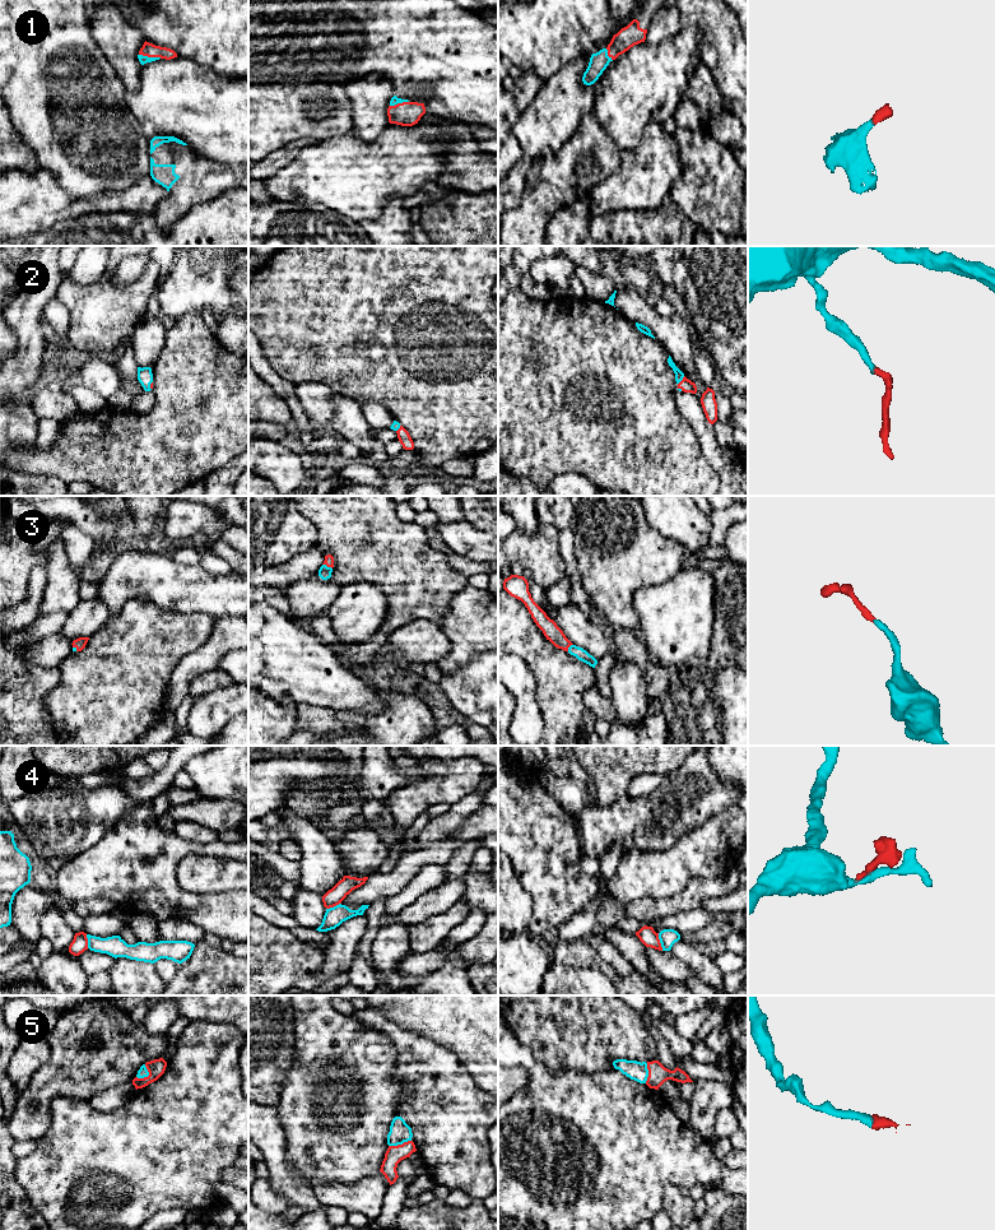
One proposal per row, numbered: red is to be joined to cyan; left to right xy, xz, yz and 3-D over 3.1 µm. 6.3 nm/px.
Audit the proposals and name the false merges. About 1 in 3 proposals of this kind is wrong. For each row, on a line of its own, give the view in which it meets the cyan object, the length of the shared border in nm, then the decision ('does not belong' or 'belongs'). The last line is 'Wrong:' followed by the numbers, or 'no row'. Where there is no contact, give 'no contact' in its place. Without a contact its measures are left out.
1: xy | 150 nm | belongs
2: yz | 70 nm | belongs
3: xz | 70 nm | belongs
4: yz | 120 nm | does not belong
5: xy | 110 nm | belongs
Wrong: 4

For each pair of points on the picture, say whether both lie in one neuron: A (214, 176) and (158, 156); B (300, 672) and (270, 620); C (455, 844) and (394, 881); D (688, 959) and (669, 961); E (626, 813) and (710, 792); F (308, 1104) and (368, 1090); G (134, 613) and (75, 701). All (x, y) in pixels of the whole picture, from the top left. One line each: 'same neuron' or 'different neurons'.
A: same neuron
B: same neuron
C: same neuron
D: different neurons
E: same neuron
F: same neuron
G: same neuron

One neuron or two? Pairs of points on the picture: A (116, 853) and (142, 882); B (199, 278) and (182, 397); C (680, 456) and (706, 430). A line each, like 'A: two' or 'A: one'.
A: one
B: two
C: two

